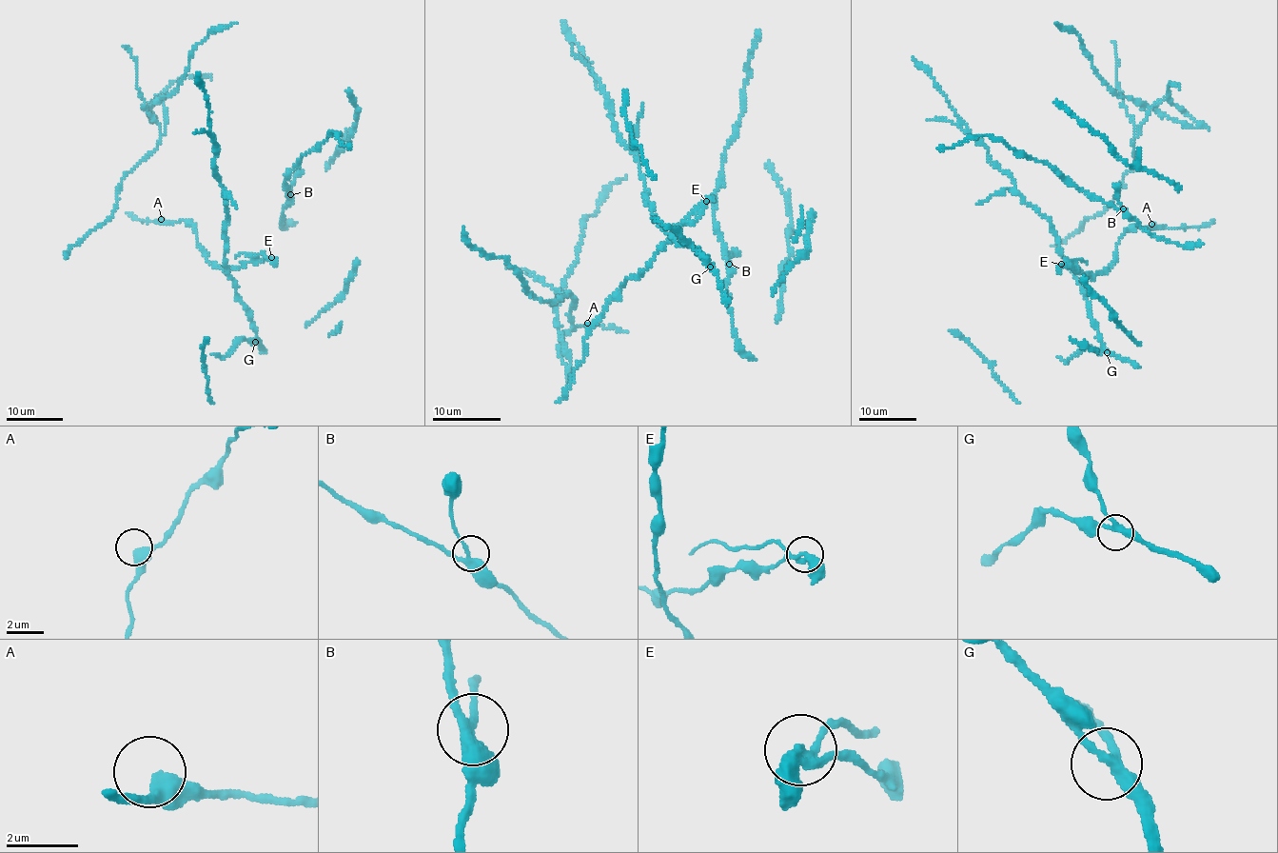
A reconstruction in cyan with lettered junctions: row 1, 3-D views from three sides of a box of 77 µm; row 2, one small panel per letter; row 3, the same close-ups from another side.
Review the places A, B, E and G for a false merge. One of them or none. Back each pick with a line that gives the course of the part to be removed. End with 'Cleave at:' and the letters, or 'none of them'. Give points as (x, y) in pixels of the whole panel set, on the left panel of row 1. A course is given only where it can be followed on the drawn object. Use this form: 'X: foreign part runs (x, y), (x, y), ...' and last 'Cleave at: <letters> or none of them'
E: foreign part runs (271, 257), (241, 253), (235, 257)
Cleave at: E

